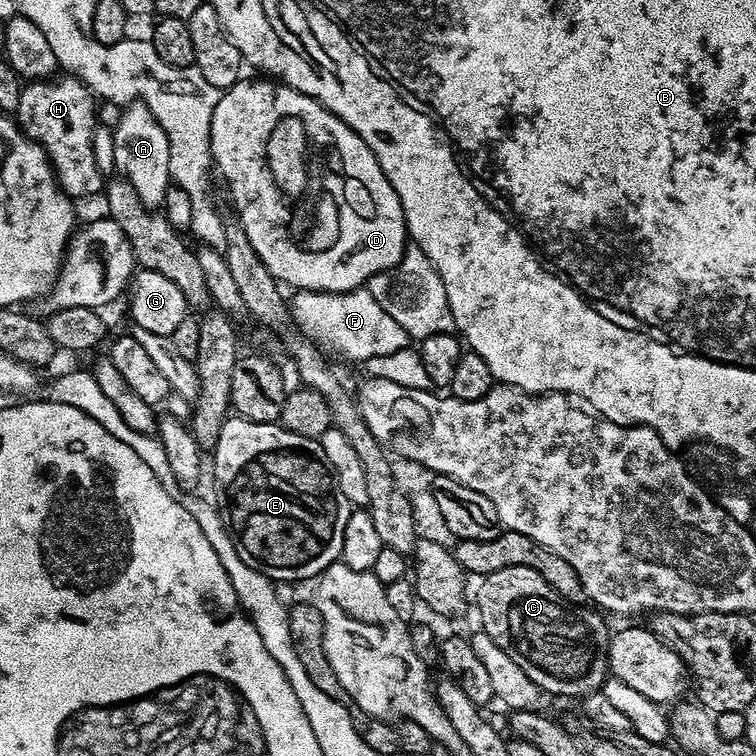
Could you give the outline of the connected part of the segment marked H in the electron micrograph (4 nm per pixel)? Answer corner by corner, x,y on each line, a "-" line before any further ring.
71,74
61,77
61,80
45,78
25,83
20,90
20,101
14,119
29,140
35,140
44,147
44,153
52,161
60,187
69,196
92,196
106,184
105,173
100,172
98,162
94,162
92,145
92,131
98,127
97,101
83,80

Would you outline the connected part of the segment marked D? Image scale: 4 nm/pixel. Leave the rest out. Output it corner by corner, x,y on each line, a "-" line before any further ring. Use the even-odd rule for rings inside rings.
241,78
232,88
225,88
220,93
220,101
214,106
213,120
209,126
209,146
212,148
212,158
215,167
220,167
224,180
228,183
228,192
232,195
232,204
236,207
238,222
250,238
250,246
262,258
266,270
270,270
272,277
281,285
289,284
292,290
305,292
352,292
355,288
363,288
371,276
379,272
390,270
404,257
404,249
409,243
408,224
402,214
402,202
398,202
398,194
394,186
386,178
378,158
362,142
362,138
342,118
332,112
327,112
314,98
302,94
298,90
288,87
283,82
271,78
256,78
260,80
247,80

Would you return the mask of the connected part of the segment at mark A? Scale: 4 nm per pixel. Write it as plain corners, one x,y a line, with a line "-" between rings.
140,99
131,101
121,112
124,113
121,114
120,121
112,128
116,172
128,180
130,186
134,186
134,194
138,194
138,198
149,210
159,209
172,184
169,169
170,142
167,141
162,126
151,116
147,105

